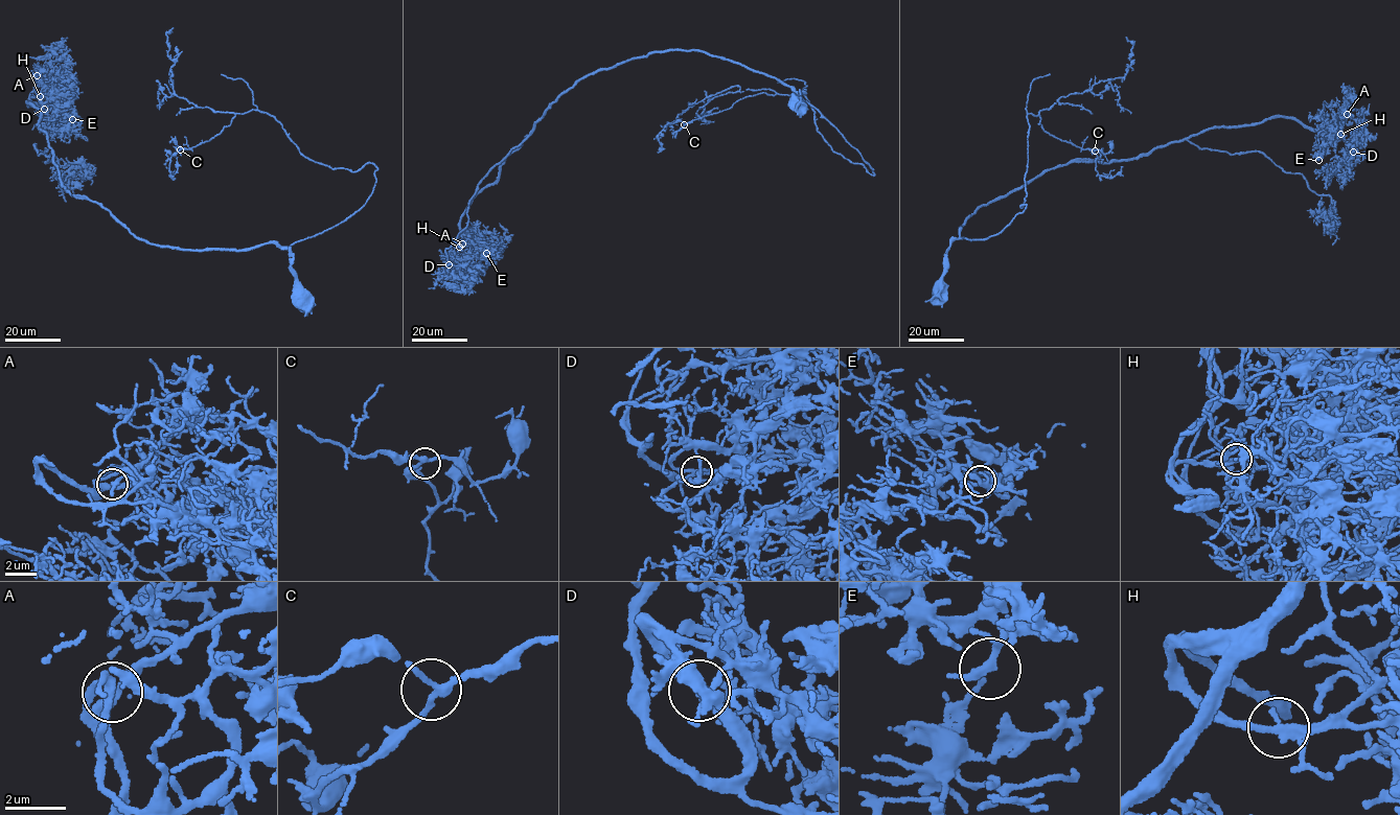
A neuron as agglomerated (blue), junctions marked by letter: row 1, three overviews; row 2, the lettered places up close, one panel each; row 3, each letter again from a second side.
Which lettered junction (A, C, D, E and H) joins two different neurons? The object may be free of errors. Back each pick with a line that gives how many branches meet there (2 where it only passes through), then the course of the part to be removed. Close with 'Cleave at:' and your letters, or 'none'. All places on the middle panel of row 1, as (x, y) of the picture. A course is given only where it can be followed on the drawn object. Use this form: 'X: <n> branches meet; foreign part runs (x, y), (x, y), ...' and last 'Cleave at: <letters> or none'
Cleave at: none

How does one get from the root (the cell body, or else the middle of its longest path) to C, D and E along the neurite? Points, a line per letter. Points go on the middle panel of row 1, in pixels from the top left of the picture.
C: (796, 101), (804, 91), (800, 97), (874, 176), (832, 152), (803, 94), (746, 96), (684, 124)
D: (796, 101), (804, 91), (691, 49), (584, 75), (473, 199), (442, 259), (451, 273), (449, 264)
E: (796, 101), (804, 91), (691, 49), (584, 75), (462, 214), (450, 242), (486, 253)

